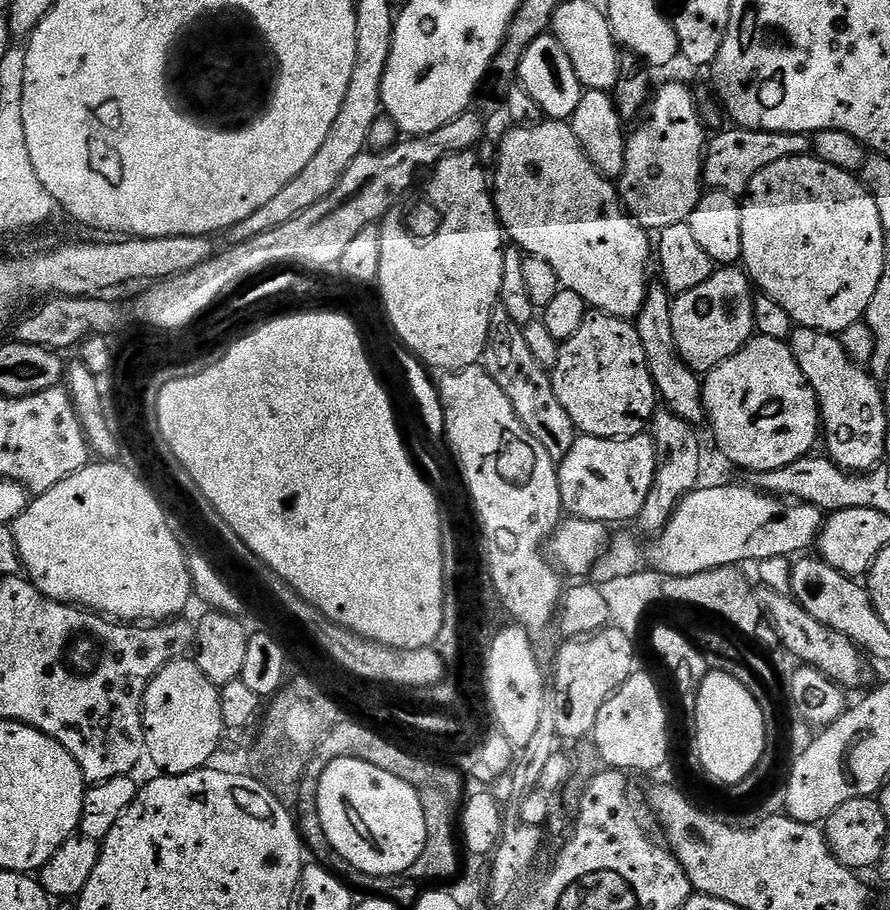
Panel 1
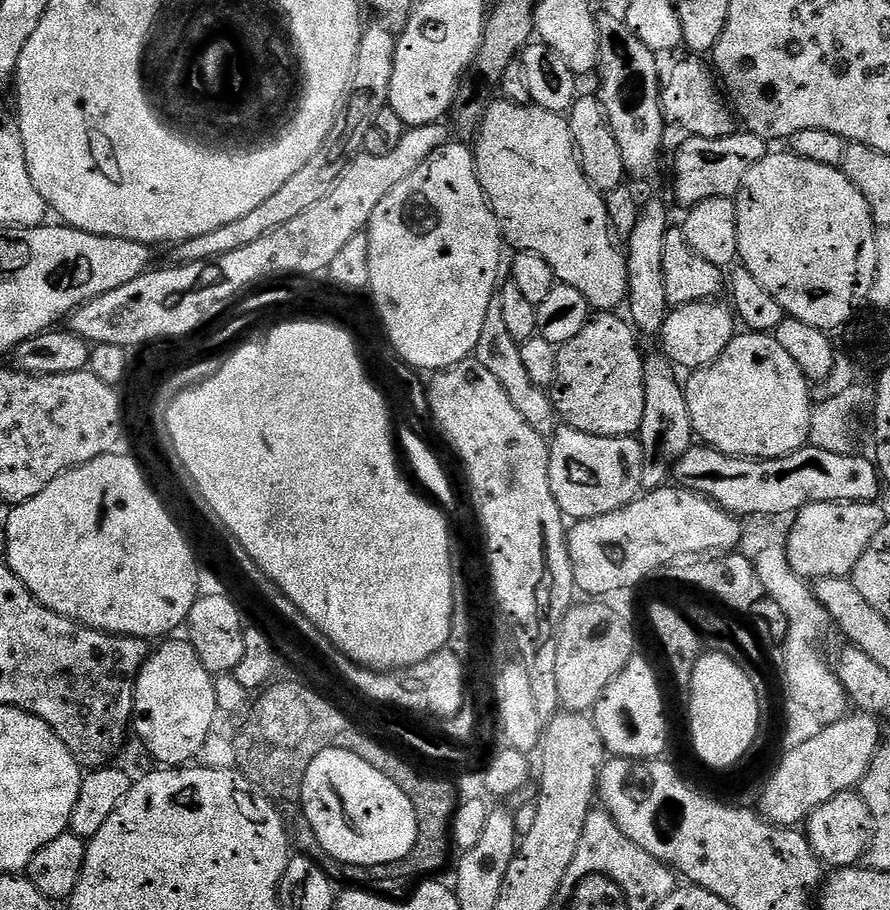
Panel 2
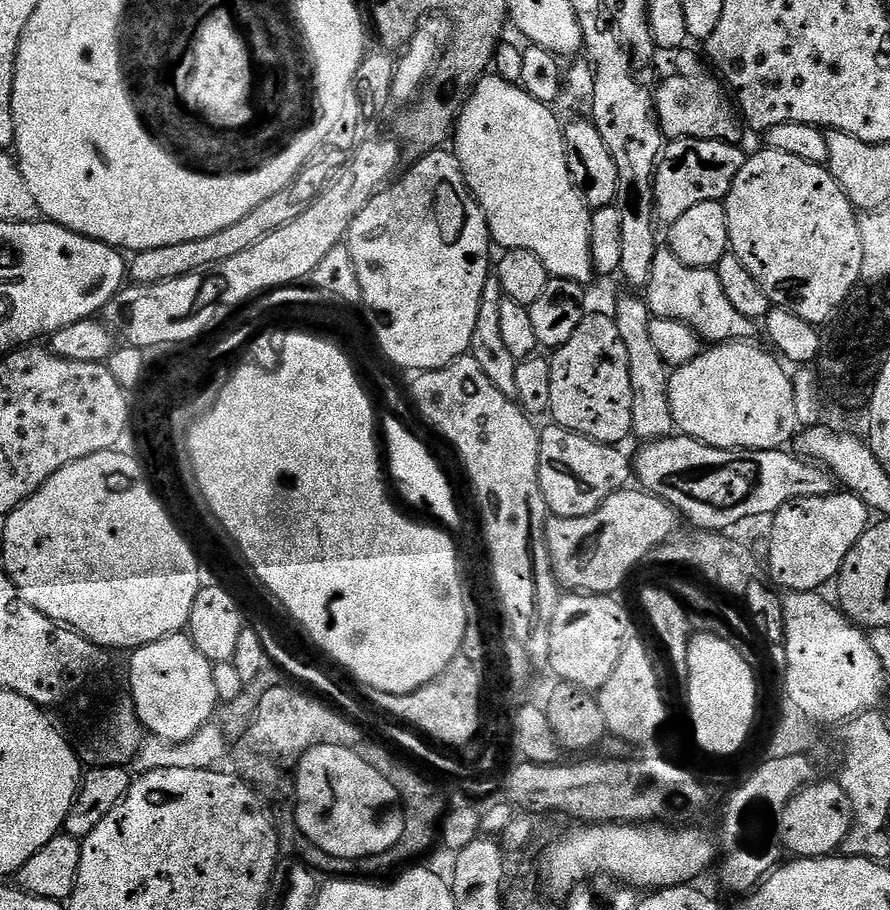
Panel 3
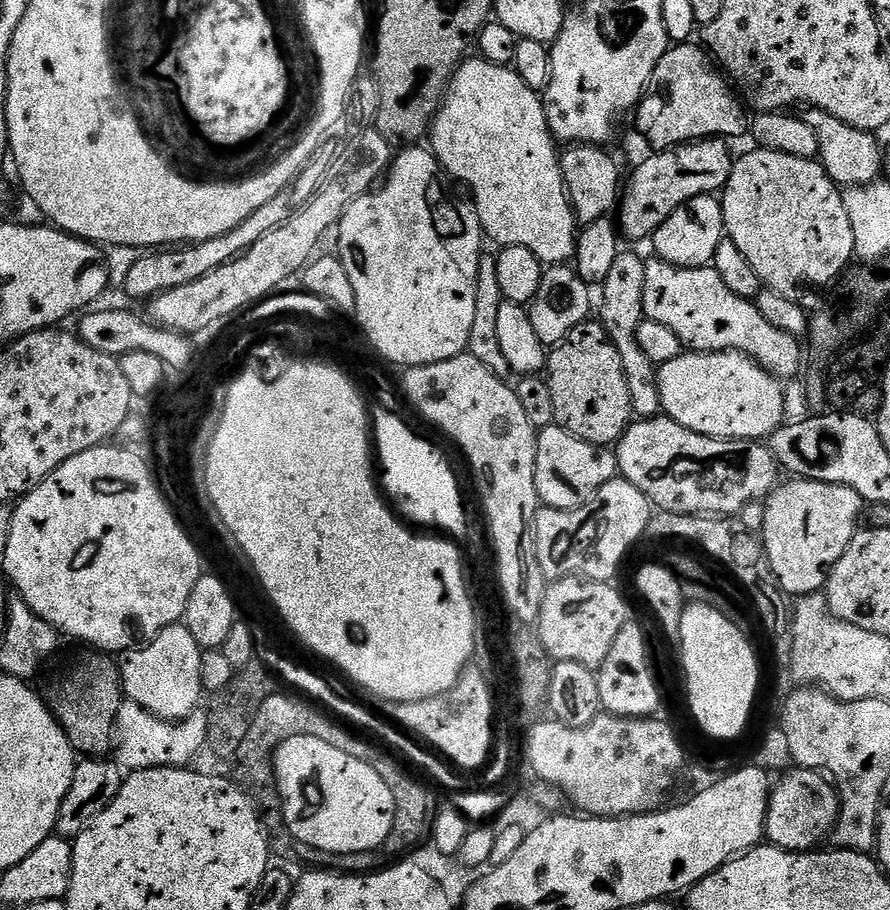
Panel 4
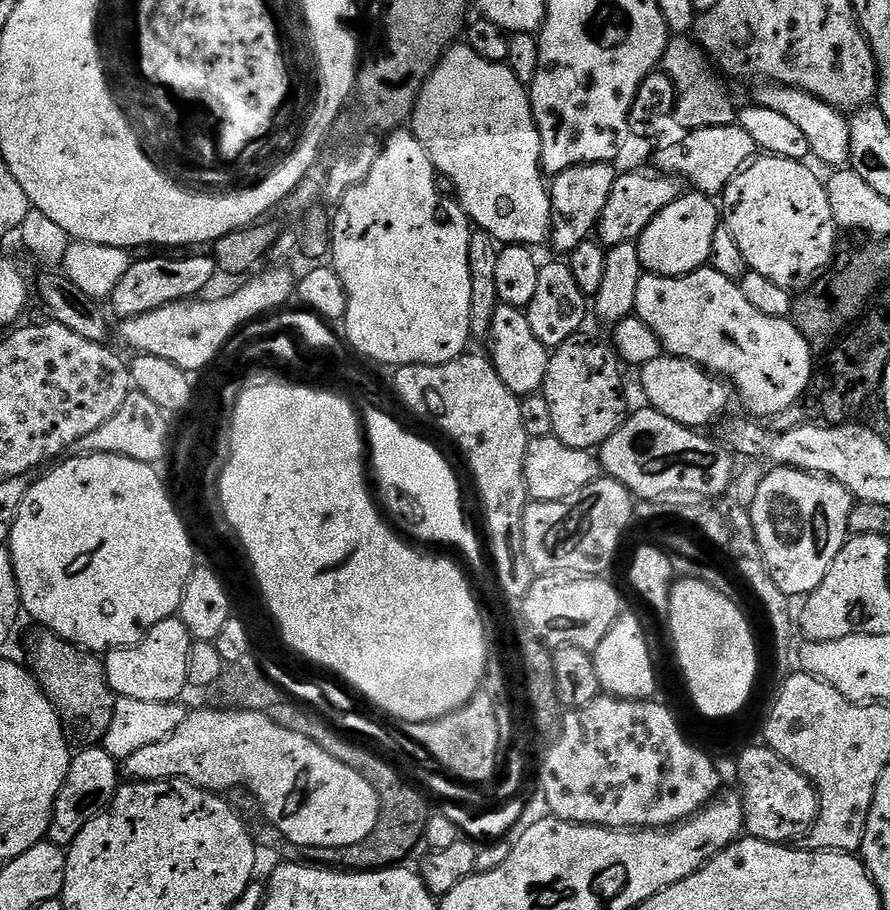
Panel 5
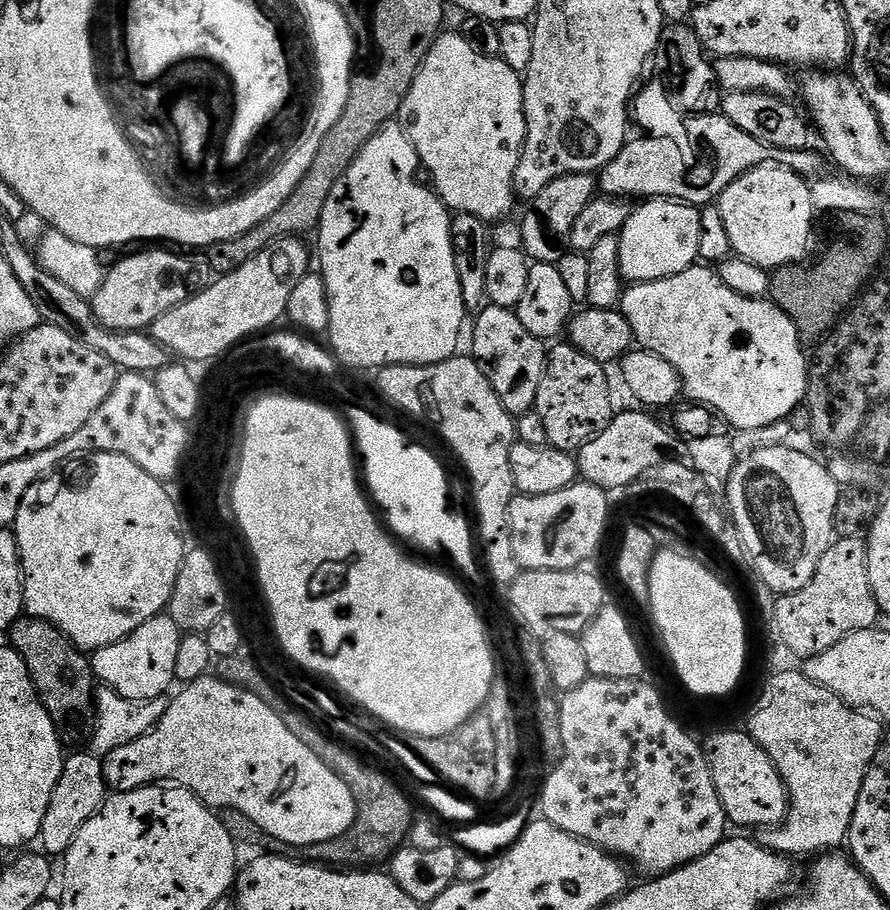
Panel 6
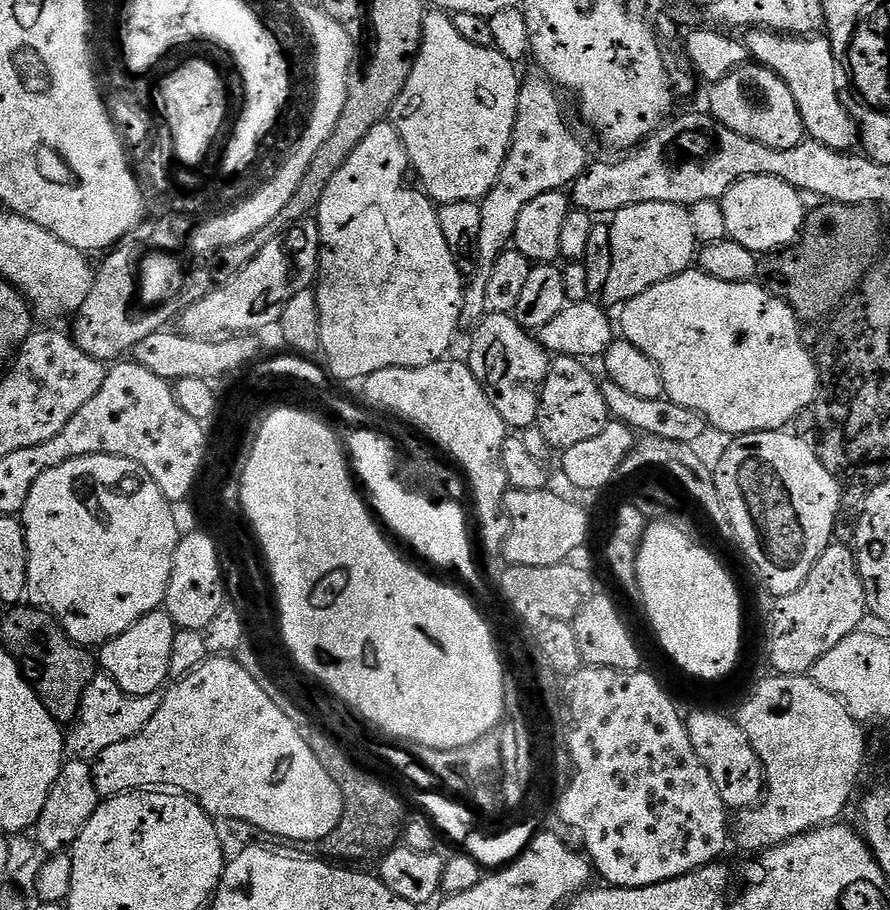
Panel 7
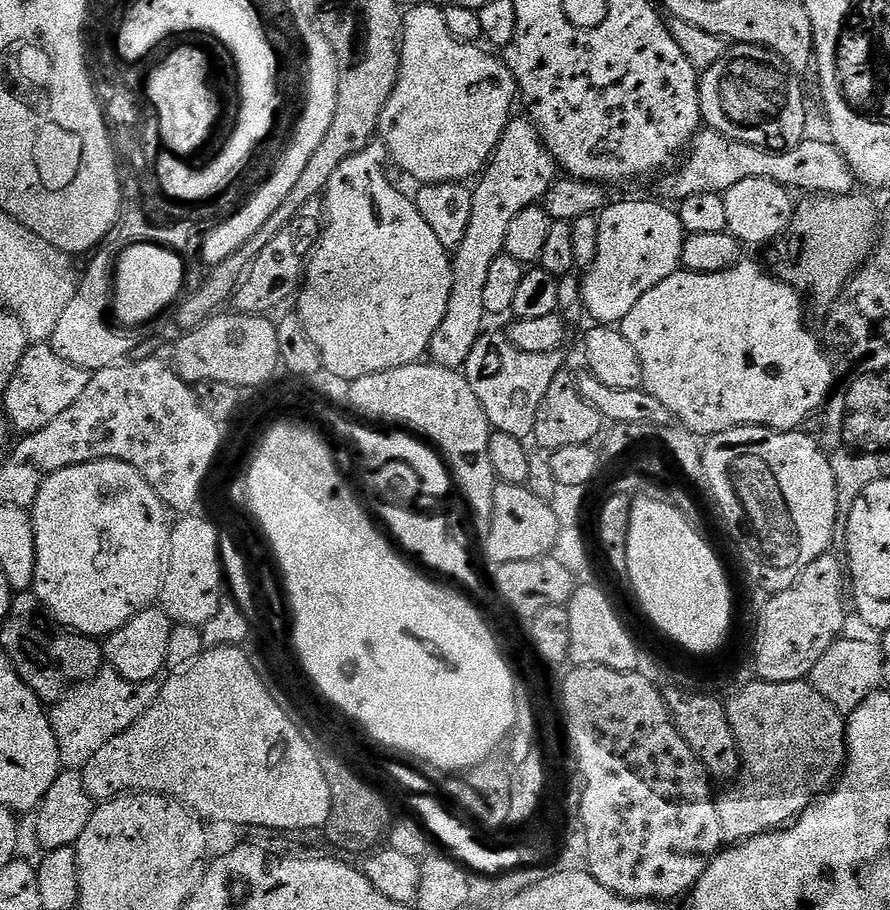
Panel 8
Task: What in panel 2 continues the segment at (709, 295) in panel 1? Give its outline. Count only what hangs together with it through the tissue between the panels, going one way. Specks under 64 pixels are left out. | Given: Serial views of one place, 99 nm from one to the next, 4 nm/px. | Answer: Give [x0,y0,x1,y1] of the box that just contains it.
[658,299,738,370]

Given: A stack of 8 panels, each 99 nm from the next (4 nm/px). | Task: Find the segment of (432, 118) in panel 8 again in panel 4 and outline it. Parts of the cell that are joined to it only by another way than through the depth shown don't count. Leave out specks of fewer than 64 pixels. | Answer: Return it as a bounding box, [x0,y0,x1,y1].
[430,58,578,266]

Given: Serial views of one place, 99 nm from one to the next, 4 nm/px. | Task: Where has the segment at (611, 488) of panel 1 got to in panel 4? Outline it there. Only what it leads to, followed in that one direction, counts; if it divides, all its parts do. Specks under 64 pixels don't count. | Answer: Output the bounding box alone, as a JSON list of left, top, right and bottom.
[534,426,617,510]

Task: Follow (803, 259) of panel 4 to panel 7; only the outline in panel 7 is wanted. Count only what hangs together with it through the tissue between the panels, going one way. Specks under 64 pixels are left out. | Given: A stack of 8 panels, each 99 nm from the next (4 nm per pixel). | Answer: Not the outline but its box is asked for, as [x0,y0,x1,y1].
[719,178,806,254]

